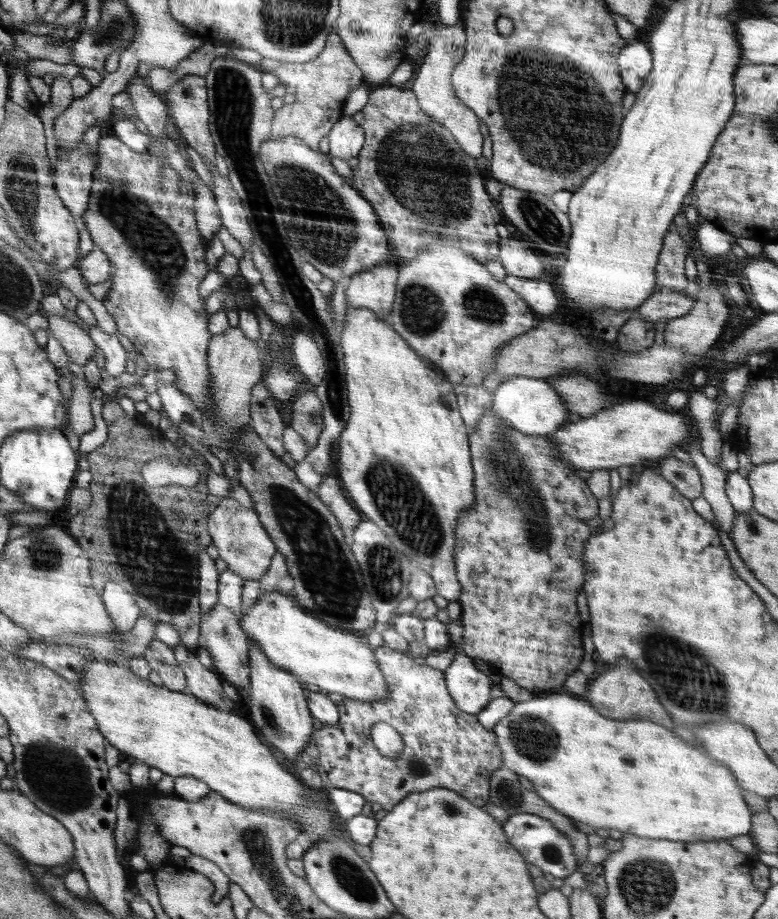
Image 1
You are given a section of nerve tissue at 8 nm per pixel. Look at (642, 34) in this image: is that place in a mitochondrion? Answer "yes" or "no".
no

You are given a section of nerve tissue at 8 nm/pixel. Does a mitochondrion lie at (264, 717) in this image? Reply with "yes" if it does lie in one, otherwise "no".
yes

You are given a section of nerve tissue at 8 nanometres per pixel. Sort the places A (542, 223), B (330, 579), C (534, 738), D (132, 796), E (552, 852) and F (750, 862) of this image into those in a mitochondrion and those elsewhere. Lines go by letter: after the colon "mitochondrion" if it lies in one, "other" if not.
A: mitochondrion
B: mitochondrion
C: mitochondrion
D: other
E: mitochondrion
F: other

